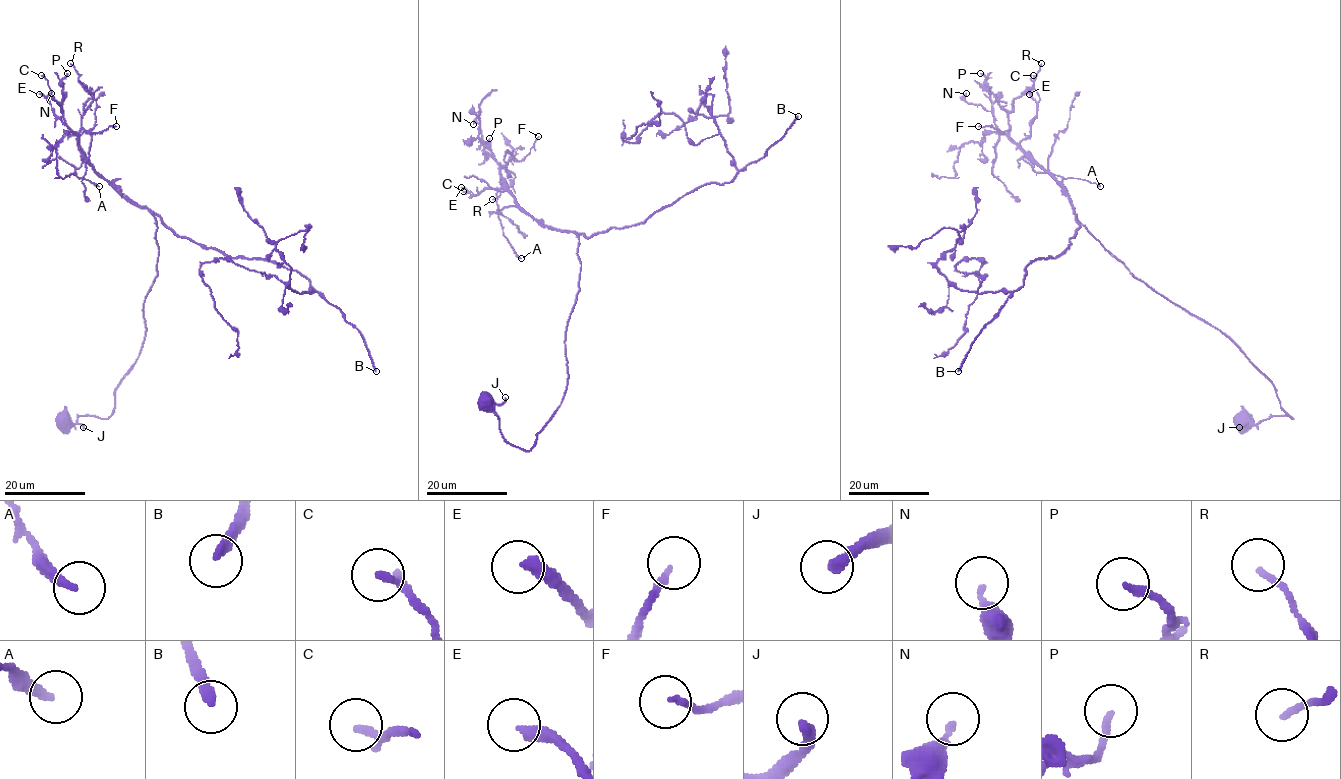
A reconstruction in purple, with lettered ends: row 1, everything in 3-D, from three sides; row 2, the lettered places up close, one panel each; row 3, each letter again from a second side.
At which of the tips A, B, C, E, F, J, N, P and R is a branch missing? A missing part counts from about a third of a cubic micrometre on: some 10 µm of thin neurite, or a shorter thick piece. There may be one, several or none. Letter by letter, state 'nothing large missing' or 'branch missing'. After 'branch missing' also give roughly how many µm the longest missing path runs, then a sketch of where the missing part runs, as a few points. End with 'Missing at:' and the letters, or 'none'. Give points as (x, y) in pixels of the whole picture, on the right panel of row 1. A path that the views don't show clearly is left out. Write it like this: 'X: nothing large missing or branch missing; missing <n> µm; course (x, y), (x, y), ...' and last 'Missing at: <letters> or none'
A: nothing large missing
B: branch missing; missing 180 µm
C: branch missing; missing 4 µm
E: branch missing; missing 20 µm
F: branch missing; missing 15 µm; course (978, 126), (962, 121), (944, 124), (948, 125)
J: nothing large missing
N: nothing large missing
P: nothing large missing
R: nothing large missing
Missing at: B, C, E, F

